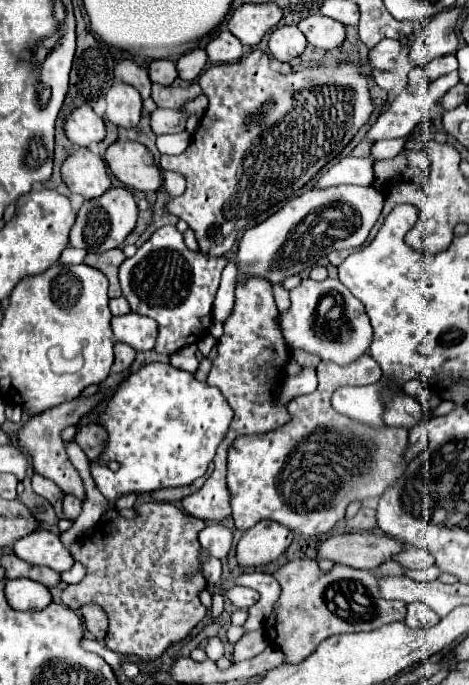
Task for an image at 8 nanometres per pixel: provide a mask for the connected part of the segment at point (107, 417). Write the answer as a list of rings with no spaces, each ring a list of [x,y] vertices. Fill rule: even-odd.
[[[150,363],[138,373],[130,373],[128,379],[114,391],[114,395],[104,403],[102,425],[108,429],[110,441],[100,461],[92,463],[92,477],[96,487],[108,501],[128,493],[150,493],[164,487],[190,485],[194,479],[202,477],[216,455],[216,447],[224,439],[234,413],[228,401],[216,387],[196,381],[192,373],[174,369],[170,363]],[[108,461],[120,465],[118,471],[108,469]]]

